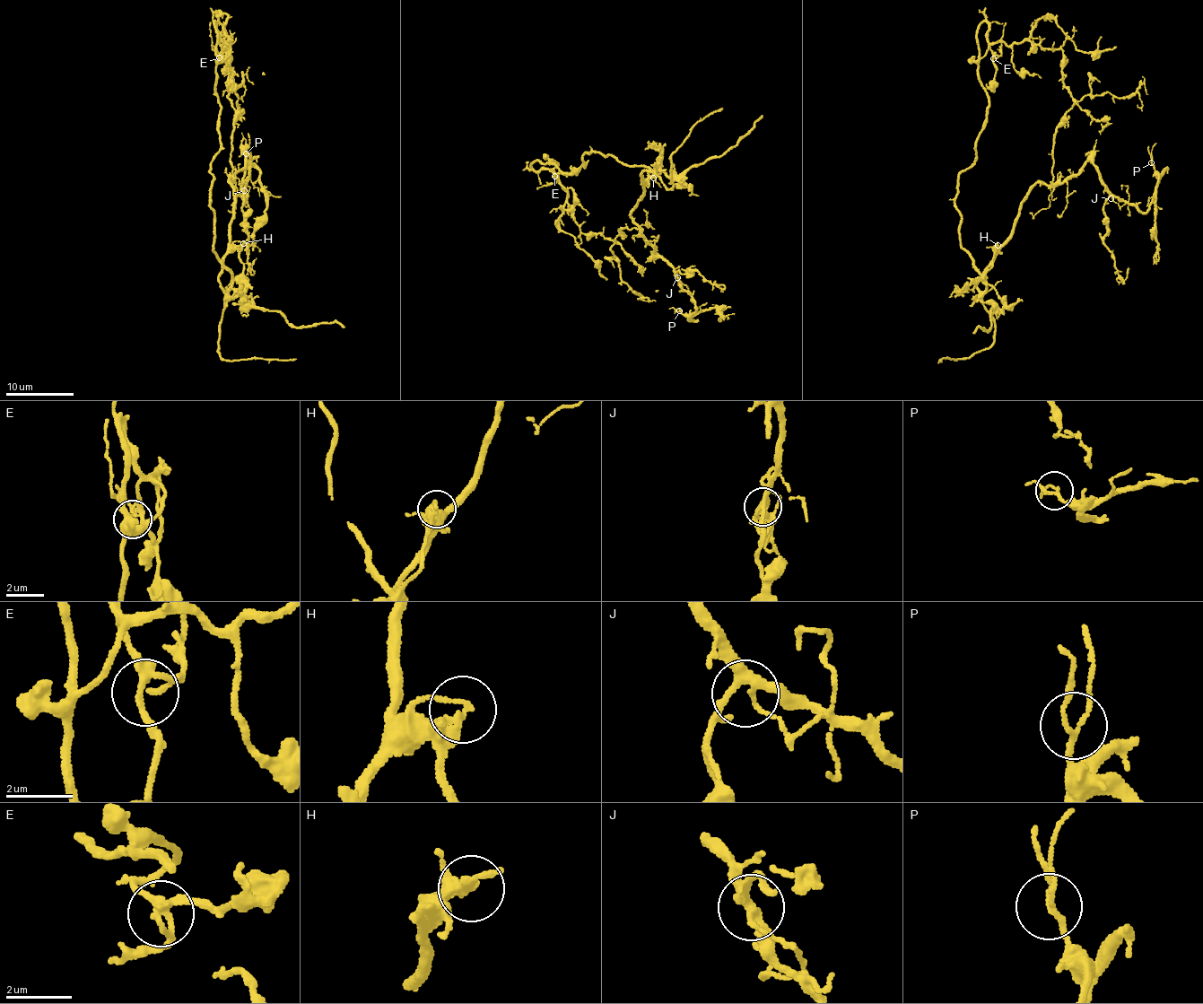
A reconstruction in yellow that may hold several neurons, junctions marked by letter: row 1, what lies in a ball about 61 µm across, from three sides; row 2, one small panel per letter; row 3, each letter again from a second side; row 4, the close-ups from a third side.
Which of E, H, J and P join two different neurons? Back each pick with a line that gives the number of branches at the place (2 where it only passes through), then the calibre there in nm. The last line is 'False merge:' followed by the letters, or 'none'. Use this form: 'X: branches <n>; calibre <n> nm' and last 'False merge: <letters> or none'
H: branches 2; calibre 240 nm
False merge: H

